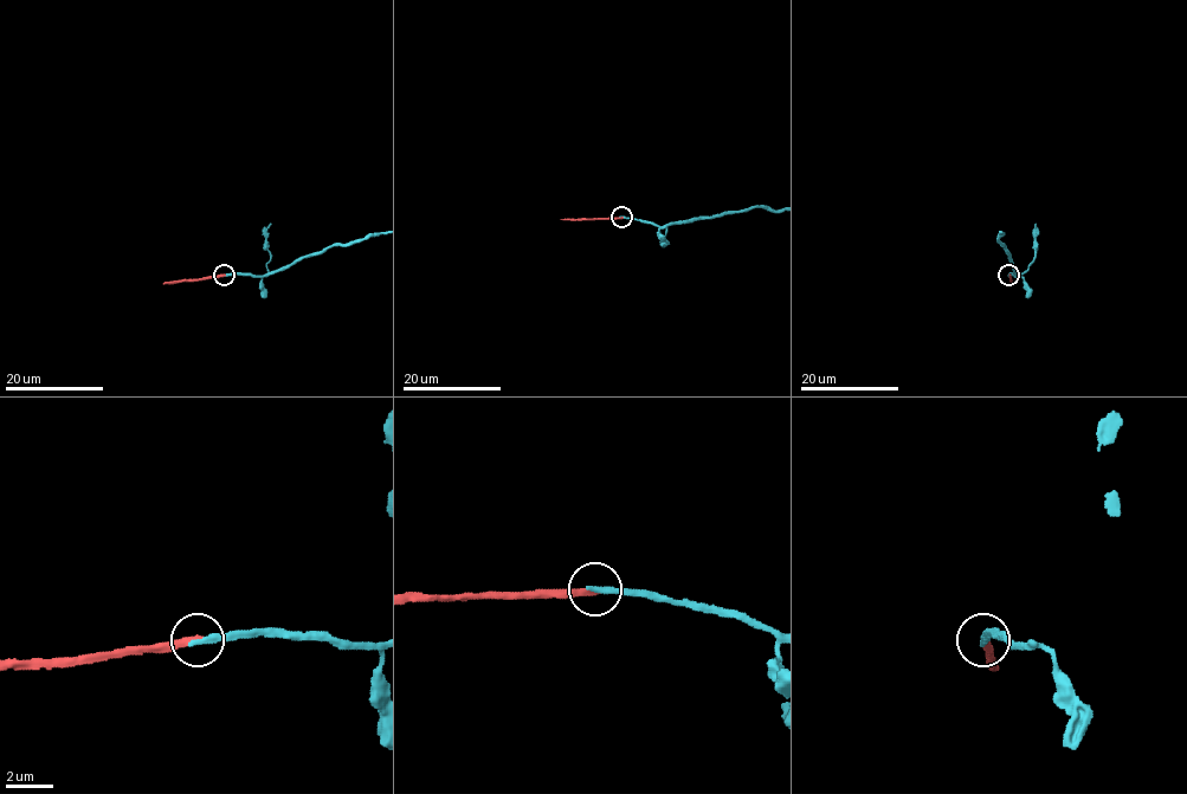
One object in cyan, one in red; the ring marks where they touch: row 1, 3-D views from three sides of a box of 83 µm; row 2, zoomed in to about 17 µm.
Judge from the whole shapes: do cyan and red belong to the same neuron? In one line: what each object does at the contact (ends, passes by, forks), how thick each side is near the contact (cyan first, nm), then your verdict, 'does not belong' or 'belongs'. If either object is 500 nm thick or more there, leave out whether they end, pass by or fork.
cyan ends there; red ends there; 300 nm thick on the cyan side, 320 nm on the other; belongs

